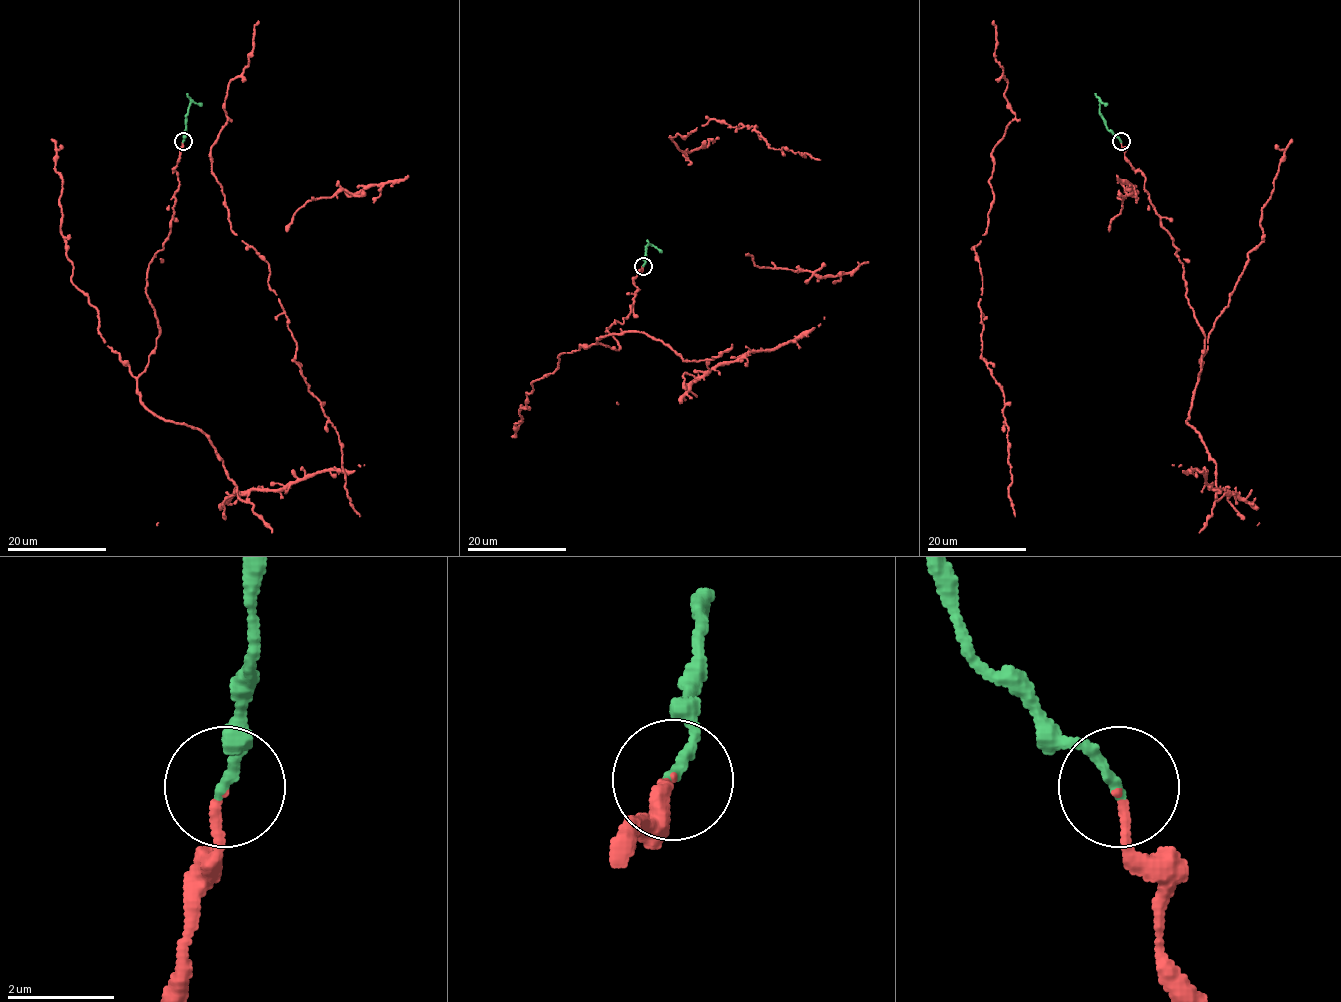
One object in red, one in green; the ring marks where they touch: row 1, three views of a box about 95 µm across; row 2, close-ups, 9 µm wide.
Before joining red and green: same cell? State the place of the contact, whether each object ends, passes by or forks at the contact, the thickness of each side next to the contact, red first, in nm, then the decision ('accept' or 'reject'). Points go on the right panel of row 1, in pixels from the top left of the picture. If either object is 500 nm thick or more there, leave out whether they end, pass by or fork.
at (1121, 141); red ends there; green ends there; 140 nm thick on the red side, 190 nm on the other; accept

